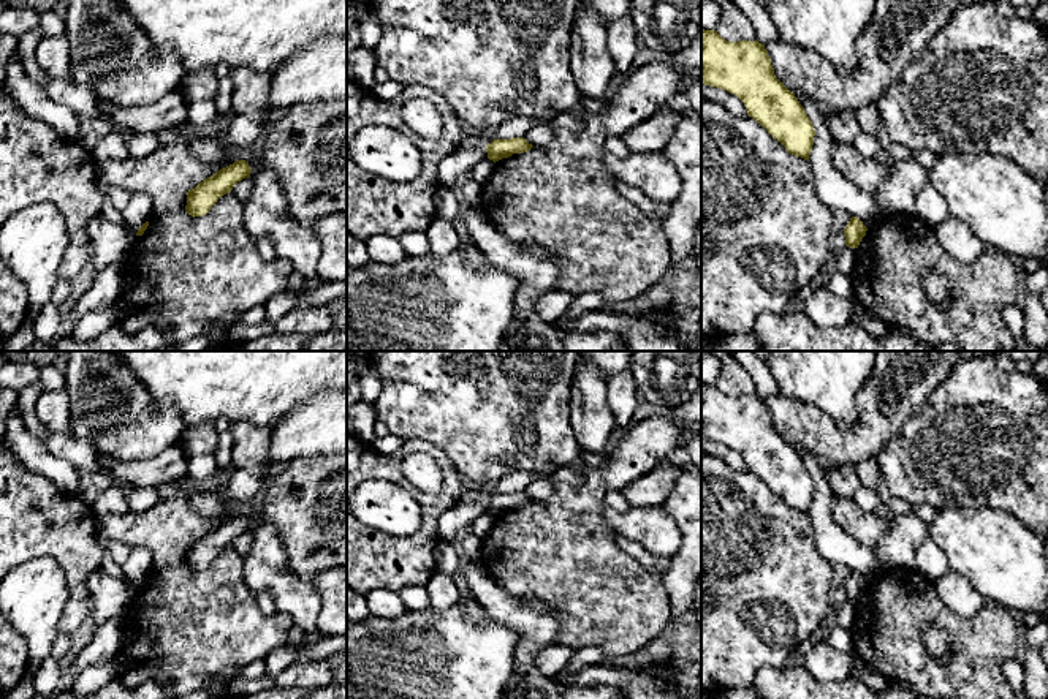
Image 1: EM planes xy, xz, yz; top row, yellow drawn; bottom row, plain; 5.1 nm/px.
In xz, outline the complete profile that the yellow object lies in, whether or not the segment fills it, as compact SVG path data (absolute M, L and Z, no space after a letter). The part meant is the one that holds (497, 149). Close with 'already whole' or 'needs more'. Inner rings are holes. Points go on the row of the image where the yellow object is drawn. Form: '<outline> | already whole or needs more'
M511 138L511 139L494 139L486 145L488 158L494 163L508 158L513 153L521 153L530 150L533 145L529 144L524 138Z | already whole

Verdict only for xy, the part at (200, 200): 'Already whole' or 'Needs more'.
Already whole

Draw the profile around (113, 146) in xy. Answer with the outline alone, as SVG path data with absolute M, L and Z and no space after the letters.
M116 130L101 138L90 150L95 161L123 160L131 157L125 138Z

